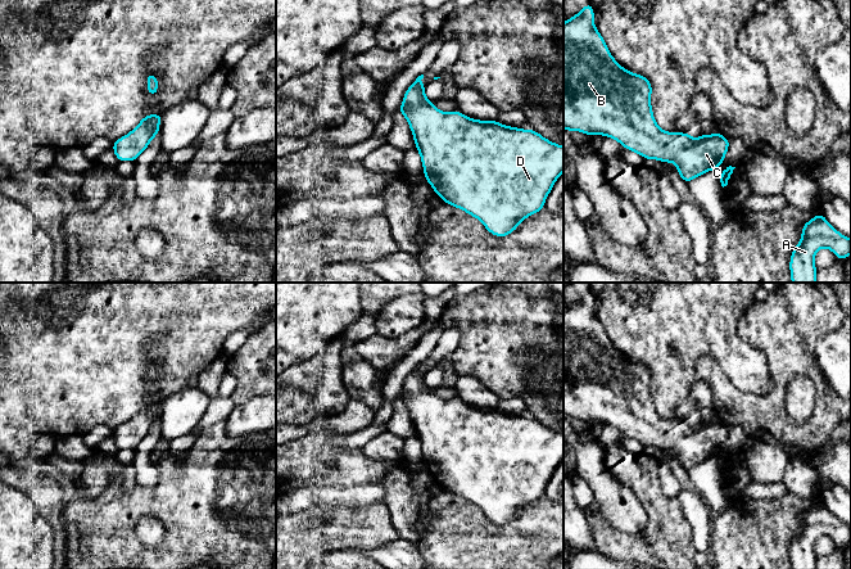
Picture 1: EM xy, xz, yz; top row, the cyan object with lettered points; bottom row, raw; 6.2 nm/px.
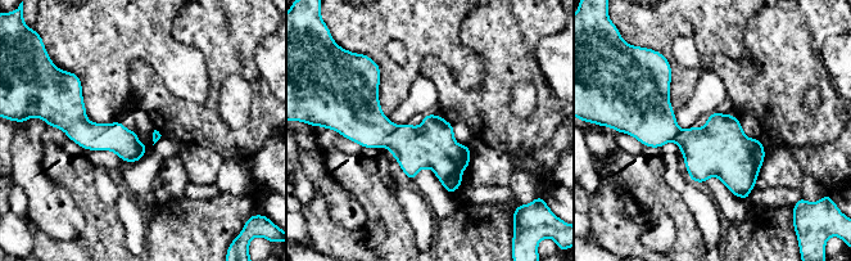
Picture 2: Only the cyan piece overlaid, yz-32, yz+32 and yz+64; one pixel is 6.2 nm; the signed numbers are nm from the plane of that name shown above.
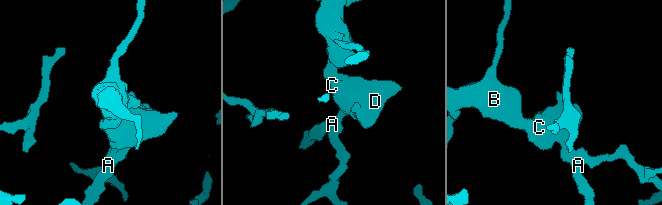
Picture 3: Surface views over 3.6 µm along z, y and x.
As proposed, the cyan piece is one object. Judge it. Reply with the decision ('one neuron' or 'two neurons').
one neuron

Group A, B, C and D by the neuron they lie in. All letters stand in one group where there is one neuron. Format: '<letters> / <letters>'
A B C D

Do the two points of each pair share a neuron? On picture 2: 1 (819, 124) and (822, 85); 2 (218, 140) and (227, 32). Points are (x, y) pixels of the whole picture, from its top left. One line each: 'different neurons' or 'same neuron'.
1: same neuron
2: same neuron

